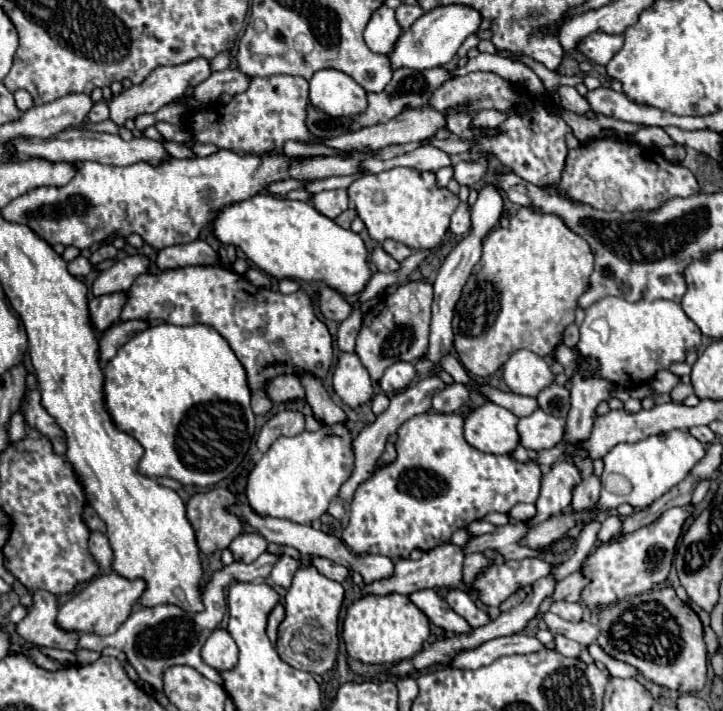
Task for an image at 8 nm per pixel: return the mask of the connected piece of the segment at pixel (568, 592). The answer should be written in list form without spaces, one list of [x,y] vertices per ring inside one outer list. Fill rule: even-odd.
[[[574,571],[572,575],[564,577],[556,589],[554,589],[554,599],[564,599],[564,601],[578,601],[580,599],[580,591],[584,591],[584,587],[588,585],[588,577],[584,575],[584,571]]]

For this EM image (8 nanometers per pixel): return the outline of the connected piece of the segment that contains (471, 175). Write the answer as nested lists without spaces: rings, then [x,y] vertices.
[[[478,159],[474,163],[468,163],[468,161],[462,161],[458,165],[454,165],[454,179],[460,183],[460,185],[466,185],[466,187],[472,187],[474,183],[478,183],[482,179],[482,175],[486,173],[486,159]]]

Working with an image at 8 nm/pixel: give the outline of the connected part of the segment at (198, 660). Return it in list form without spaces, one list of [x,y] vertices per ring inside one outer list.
[[[262,553],[254,563],[232,563],[228,567],[222,567],[220,571],[216,571],[210,579],[210,583],[204,587],[202,599],[206,605],[204,613],[186,613],[180,607],[174,605],[158,605],[154,609],[136,609],[120,627],[116,633],[100,637],[100,635],[80,635],[78,637],[78,649],[88,649],[88,651],[102,651],[106,647],[114,647],[118,651],[122,651],[128,661],[132,663],[132,667],[138,671],[140,679],[150,683],[154,689],[160,691],[160,683],[162,683],[162,673],[168,667],[174,665],[190,665],[196,671],[200,671],[204,677],[208,677],[210,681],[222,685],[220,673],[216,673],[212,667],[208,667],[204,663],[204,659],[200,657],[200,649],[204,645],[204,637],[208,637],[222,621],[224,613],[226,613],[226,597],[224,597],[224,587],[232,581],[254,581],[254,579],[266,579],[272,571],[272,565],[278,561],[276,555],[272,553]]]

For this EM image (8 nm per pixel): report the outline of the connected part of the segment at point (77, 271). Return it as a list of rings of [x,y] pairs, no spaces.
[[[76,257],[74,261],[68,263],[68,271],[70,271],[74,277],[84,277],[84,275],[88,275],[88,273],[92,271],[92,265],[90,265],[90,261],[84,259],[84,257]]]

